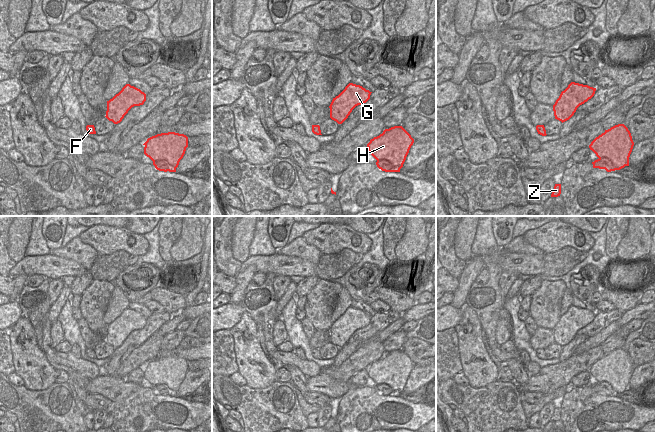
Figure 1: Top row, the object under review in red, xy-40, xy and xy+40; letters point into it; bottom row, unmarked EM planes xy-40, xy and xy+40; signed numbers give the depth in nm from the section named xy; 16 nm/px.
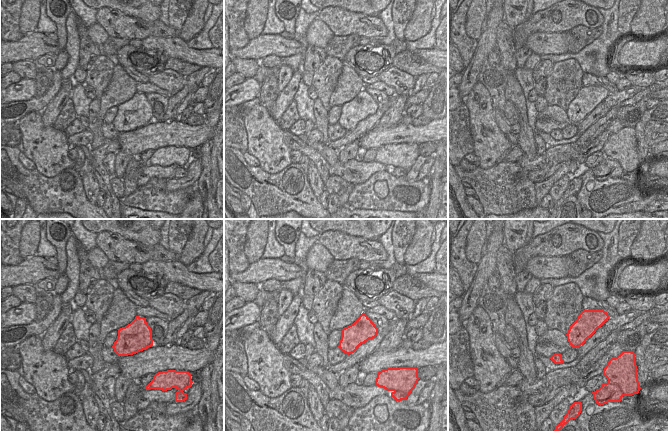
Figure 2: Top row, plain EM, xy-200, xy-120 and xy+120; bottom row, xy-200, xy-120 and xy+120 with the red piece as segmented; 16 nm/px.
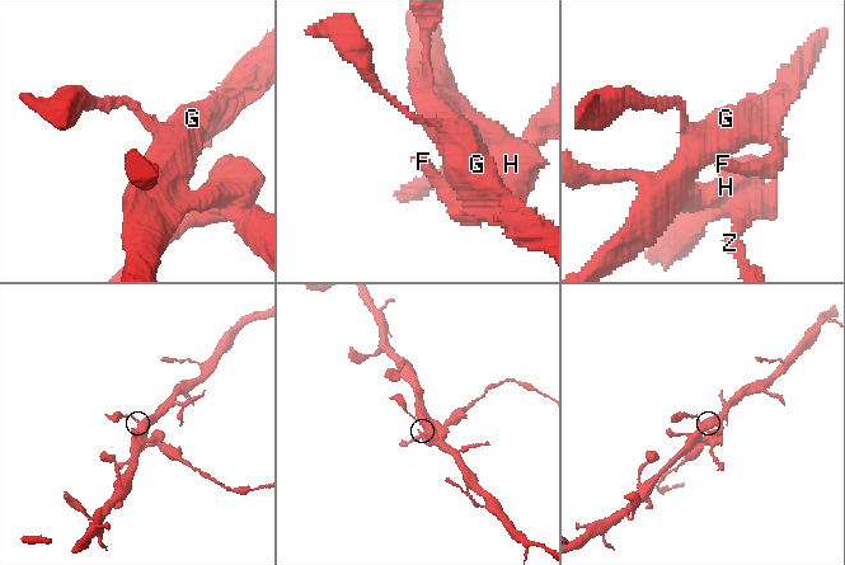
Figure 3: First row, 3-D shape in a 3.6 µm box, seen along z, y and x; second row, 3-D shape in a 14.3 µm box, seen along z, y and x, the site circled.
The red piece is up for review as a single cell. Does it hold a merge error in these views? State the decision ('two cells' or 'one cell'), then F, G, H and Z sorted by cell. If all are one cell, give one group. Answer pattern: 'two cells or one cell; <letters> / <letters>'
two cells; F G H / Z

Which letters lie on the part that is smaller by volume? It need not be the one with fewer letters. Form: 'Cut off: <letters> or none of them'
Cut off: Z

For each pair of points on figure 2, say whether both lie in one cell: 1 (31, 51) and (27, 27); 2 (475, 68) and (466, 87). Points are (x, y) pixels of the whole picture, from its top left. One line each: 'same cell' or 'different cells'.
1: different cells
2: same cell

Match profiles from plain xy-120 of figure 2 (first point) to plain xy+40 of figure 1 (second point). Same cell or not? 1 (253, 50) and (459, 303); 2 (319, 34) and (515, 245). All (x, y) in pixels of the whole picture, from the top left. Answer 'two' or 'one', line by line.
1: two
2: one

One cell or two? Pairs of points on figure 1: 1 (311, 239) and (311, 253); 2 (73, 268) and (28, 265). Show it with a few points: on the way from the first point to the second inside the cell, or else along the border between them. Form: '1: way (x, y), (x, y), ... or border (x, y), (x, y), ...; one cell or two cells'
1: border (302, 236), (309, 244), (314, 245), (322, 253); two cells
2: way (62, 267), (39, 265); one cell

